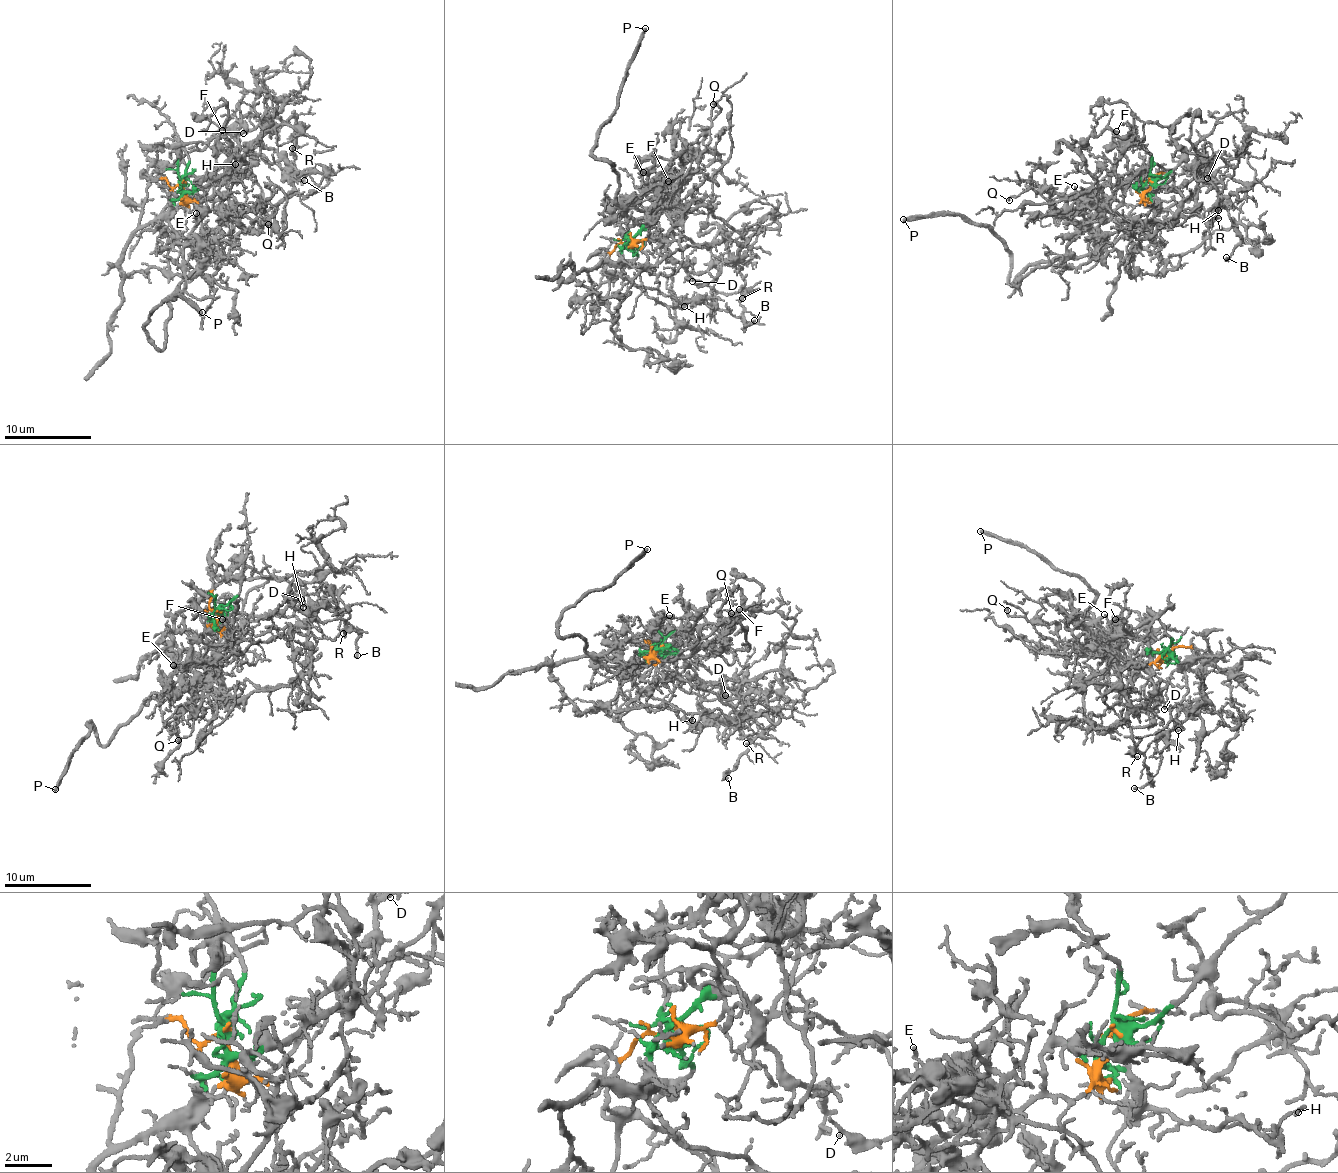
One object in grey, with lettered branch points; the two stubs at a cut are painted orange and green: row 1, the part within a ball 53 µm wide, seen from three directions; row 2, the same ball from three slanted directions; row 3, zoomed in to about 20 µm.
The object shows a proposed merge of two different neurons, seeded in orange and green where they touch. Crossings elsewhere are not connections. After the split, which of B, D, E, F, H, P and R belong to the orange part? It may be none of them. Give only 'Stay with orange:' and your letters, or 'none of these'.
Stay with orange: E, F, P

